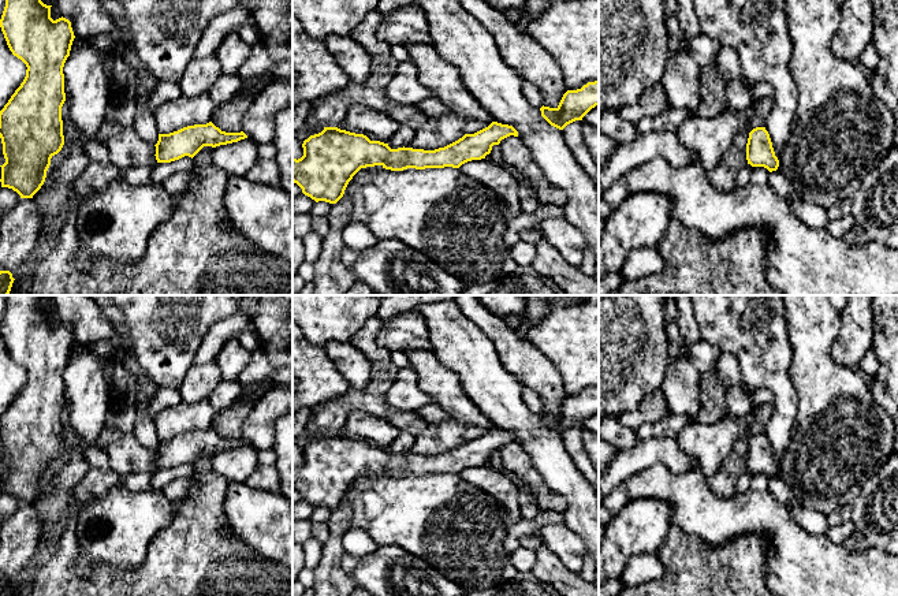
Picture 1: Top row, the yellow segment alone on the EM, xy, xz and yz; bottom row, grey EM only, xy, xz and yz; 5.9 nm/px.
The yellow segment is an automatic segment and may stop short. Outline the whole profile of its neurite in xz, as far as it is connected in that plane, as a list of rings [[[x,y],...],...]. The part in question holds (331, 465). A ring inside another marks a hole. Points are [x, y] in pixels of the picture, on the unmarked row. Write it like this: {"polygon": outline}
{"polygon": [[[492,428],[488,433],[465,440],[458,447],[435,457],[398,454],[370,447],[338,433],[324,433],[318,440],[303,447],[303,462],[292,465],[292,488],[316,509],[336,510],[353,483],[366,473],[381,472],[391,477],[407,474],[459,474],[472,466],[485,465],[493,451],[518,437],[508,431]]]}

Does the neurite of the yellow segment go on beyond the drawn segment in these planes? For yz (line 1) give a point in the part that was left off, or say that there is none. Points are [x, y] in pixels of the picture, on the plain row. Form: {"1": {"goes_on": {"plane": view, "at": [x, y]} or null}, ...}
{"1": {"goes_on": null}}

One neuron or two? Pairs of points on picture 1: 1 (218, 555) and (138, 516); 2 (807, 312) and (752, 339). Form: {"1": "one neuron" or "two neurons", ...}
{"1": "two neurons", "2": "two neurons"}

